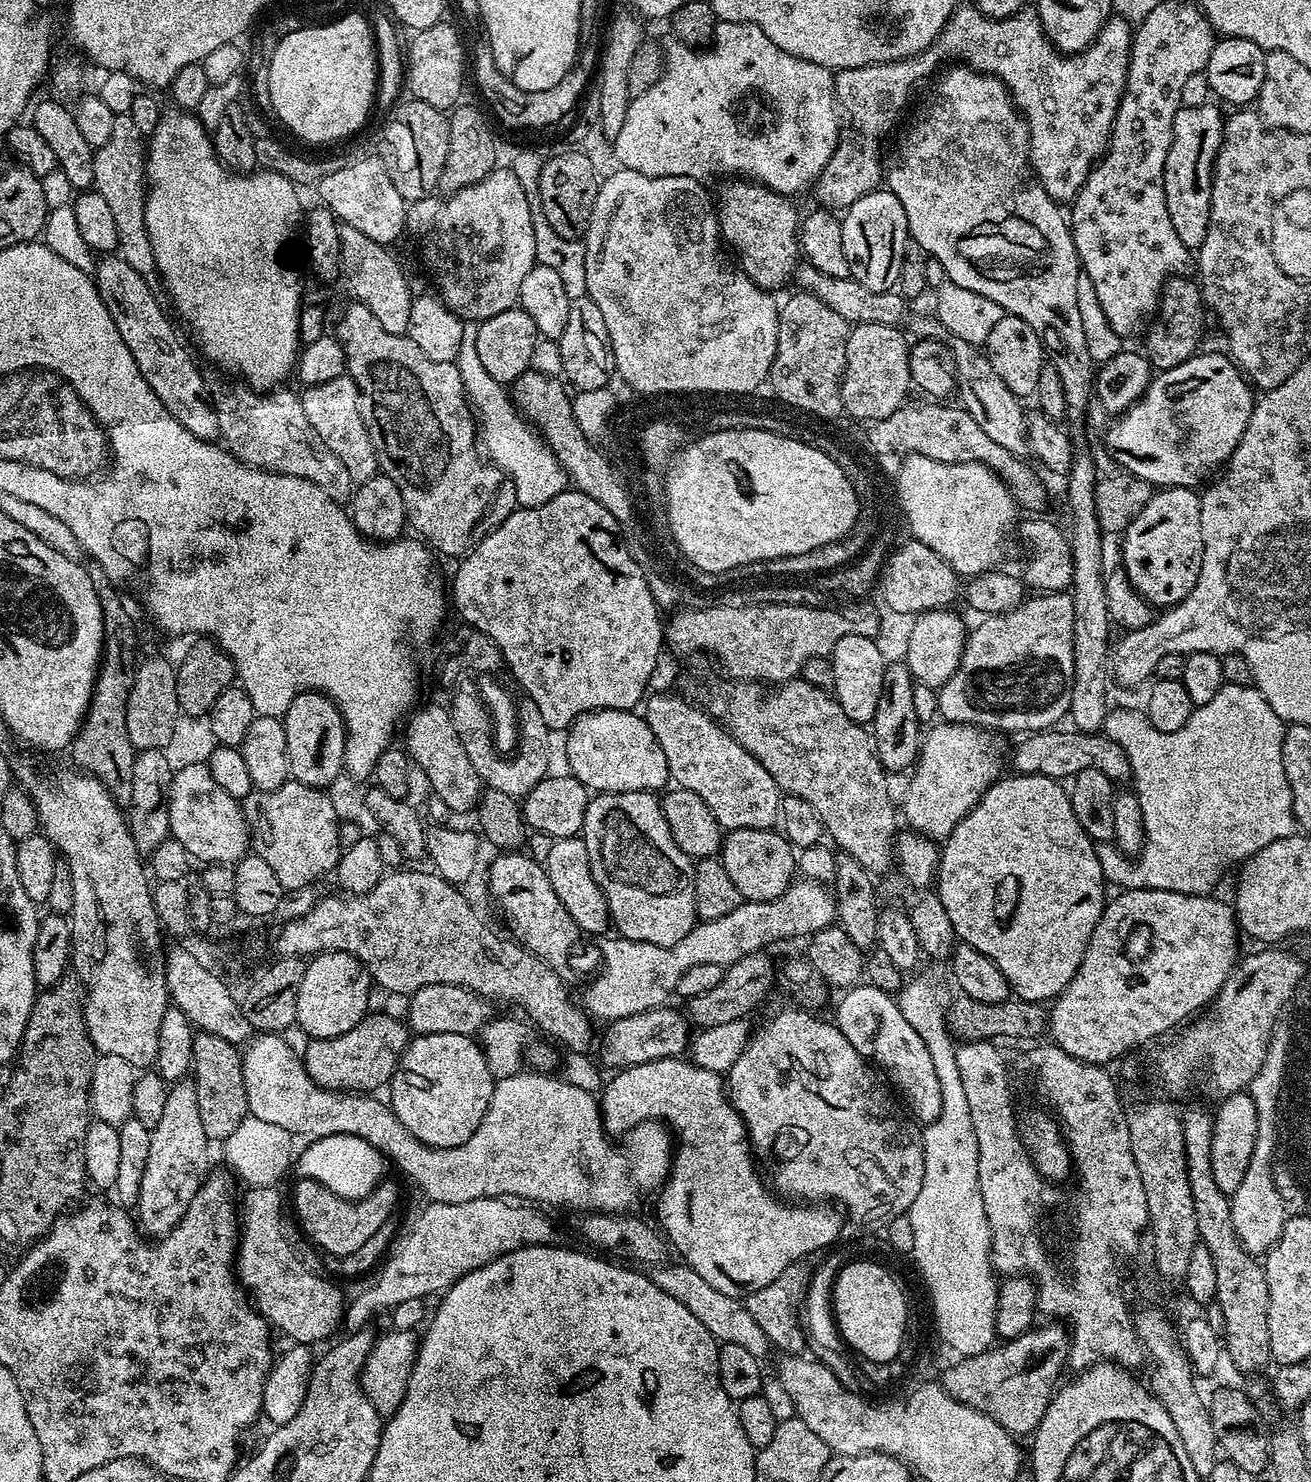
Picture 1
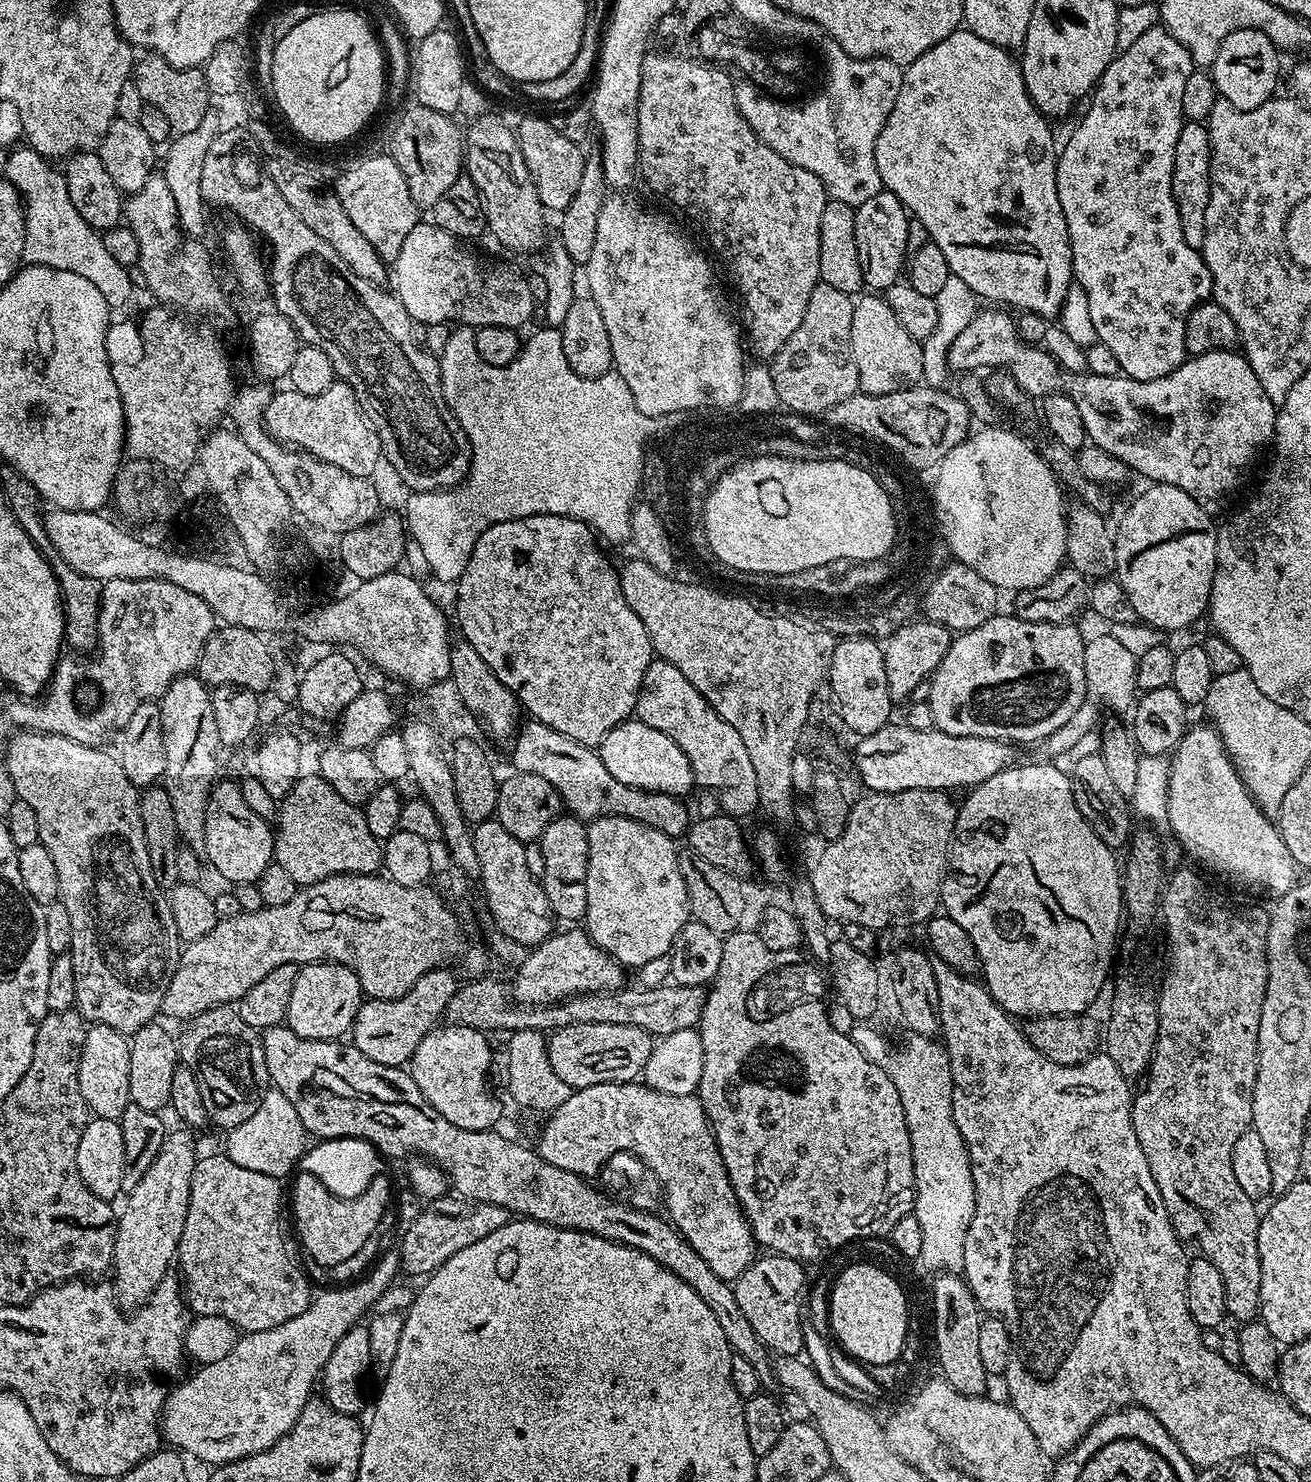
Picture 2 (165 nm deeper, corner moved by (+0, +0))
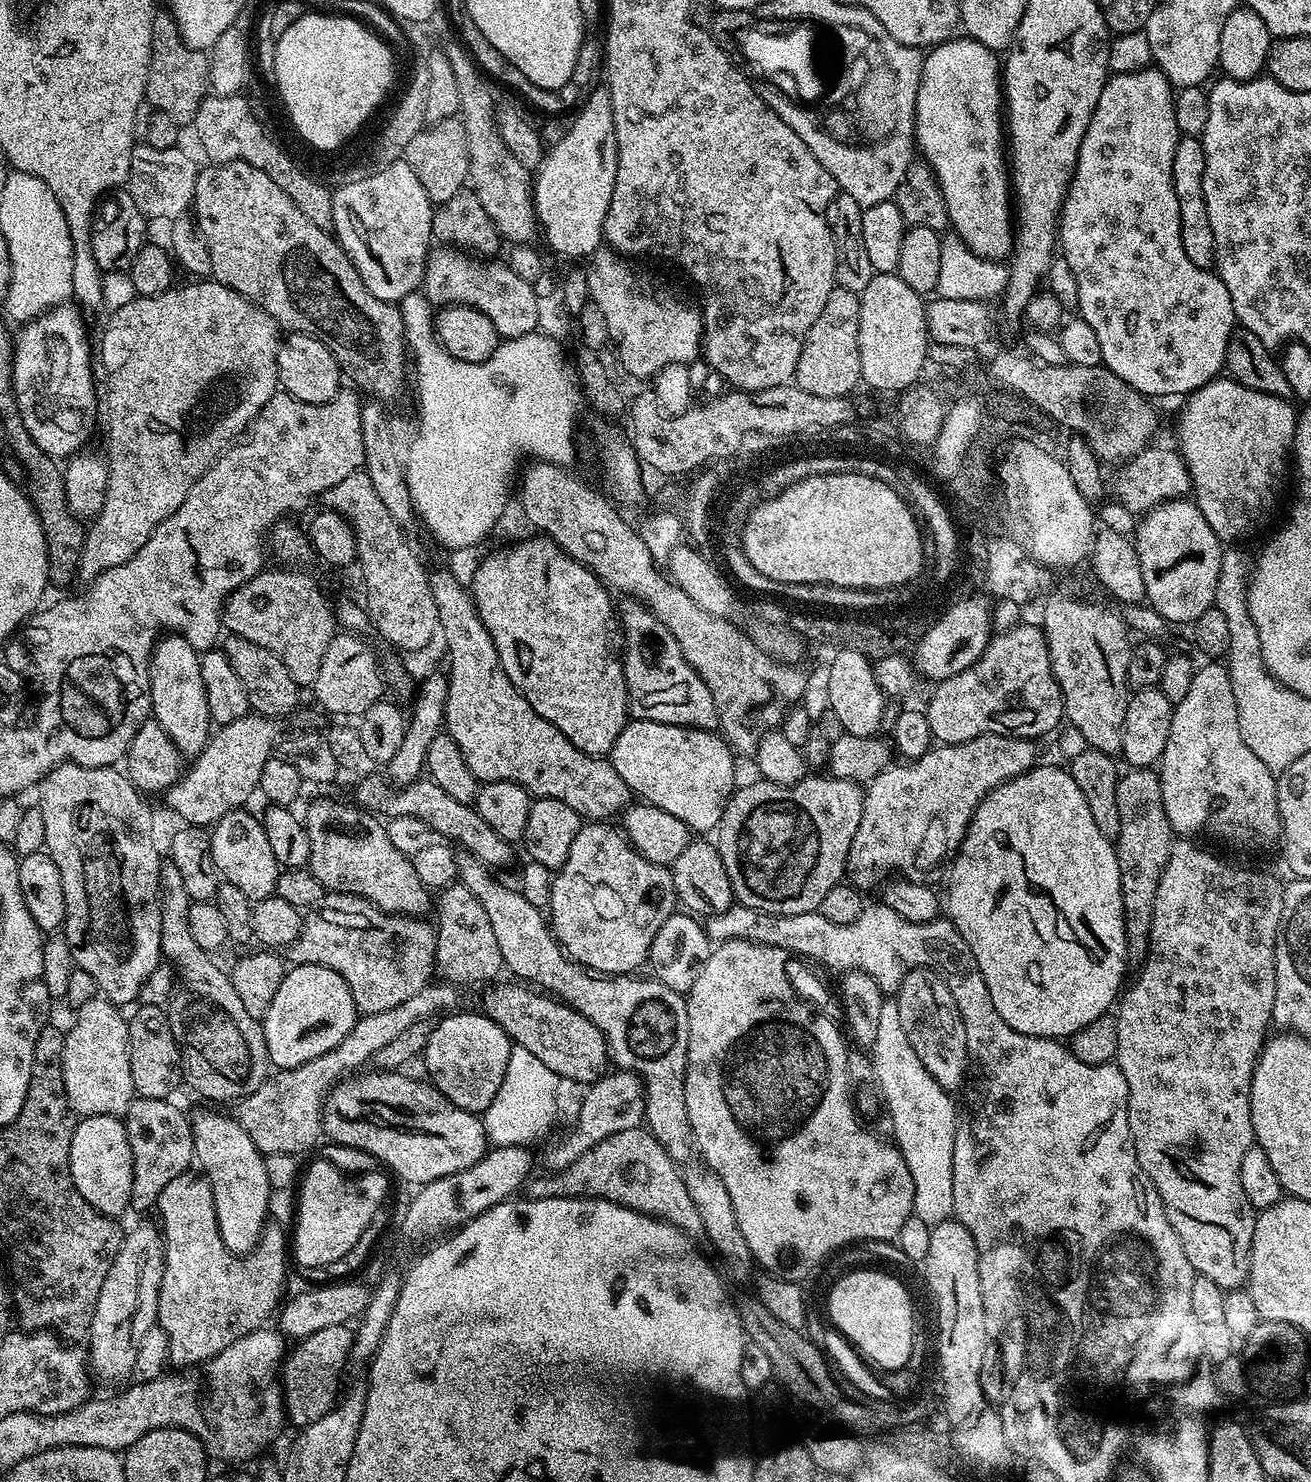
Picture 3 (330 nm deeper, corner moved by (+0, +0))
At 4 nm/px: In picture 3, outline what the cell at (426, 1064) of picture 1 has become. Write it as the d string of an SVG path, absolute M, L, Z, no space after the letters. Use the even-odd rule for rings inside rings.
M453 1011L435 1021L424 1047L422 1063L428 1067L427 1079L442 1095L450 1098L454 1106L483 1114L490 1102L494 1102L494 1094L498 1094L502 1078L506 1078L506 1066L514 1045L502 1026L495 1024L483 1011L460 1011Z

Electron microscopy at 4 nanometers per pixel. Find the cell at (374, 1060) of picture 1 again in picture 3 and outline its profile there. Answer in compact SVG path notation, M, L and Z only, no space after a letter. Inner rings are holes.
M459 882L439 893L434 900L434 927L436 929L436 967L435 975L441 981L457 986L480 984L497 979L499 972L505 971L502 950L498 950L498 941L494 939L494 929L482 902L466 890ZM496 976L496 977L495 977ZM483 980L488 980L484 981Z

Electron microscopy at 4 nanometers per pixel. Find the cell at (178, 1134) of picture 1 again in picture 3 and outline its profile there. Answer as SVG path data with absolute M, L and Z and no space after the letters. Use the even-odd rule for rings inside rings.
M155 1223L140 1224L137 1228L127 1229L120 1241L120 1249L110 1266L110 1274L106 1274L106 1282L102 1282L102 1290L98 1294L98 1306L94 1310L94 1322L88 1331L86 1352L90 1357L90 1368L100 1380L127 1381L136 1363L140 1360L140 1351L148 1340L152 1328L157 1327L158 1298L164 1273L164 1238Z

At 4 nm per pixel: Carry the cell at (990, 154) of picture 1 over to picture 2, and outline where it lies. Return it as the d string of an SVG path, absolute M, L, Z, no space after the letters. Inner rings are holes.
M959 28L950 33L939 44L931 47L904 68L902 87L898 90L898 102L894 110L890 110L890 118L886 118L886 126L882 134L878 134L878 142L874 148L874 156L878 162L881 185L892 192L905 209L926 226L928 239L946 254L946 262L953 276L962 278L966 286L970 286L977 298L984 296L993 300L993 305L1008 306L1013 304L1016 310L1033 312L1045 318L1053 318L1064 308L1068 300L1068 291L1074 288L1072 275L1072 247L1068 241L1066 218L1062 214L1062 202L1058 202L1058 186L1056 185L1056 157L1058 140L1052 137L1048 129L1049 117L1038 111L1030 94L1026 90L1025 79L1022 78L1019 61L1007 49L994 46L979 38L967 28Z

